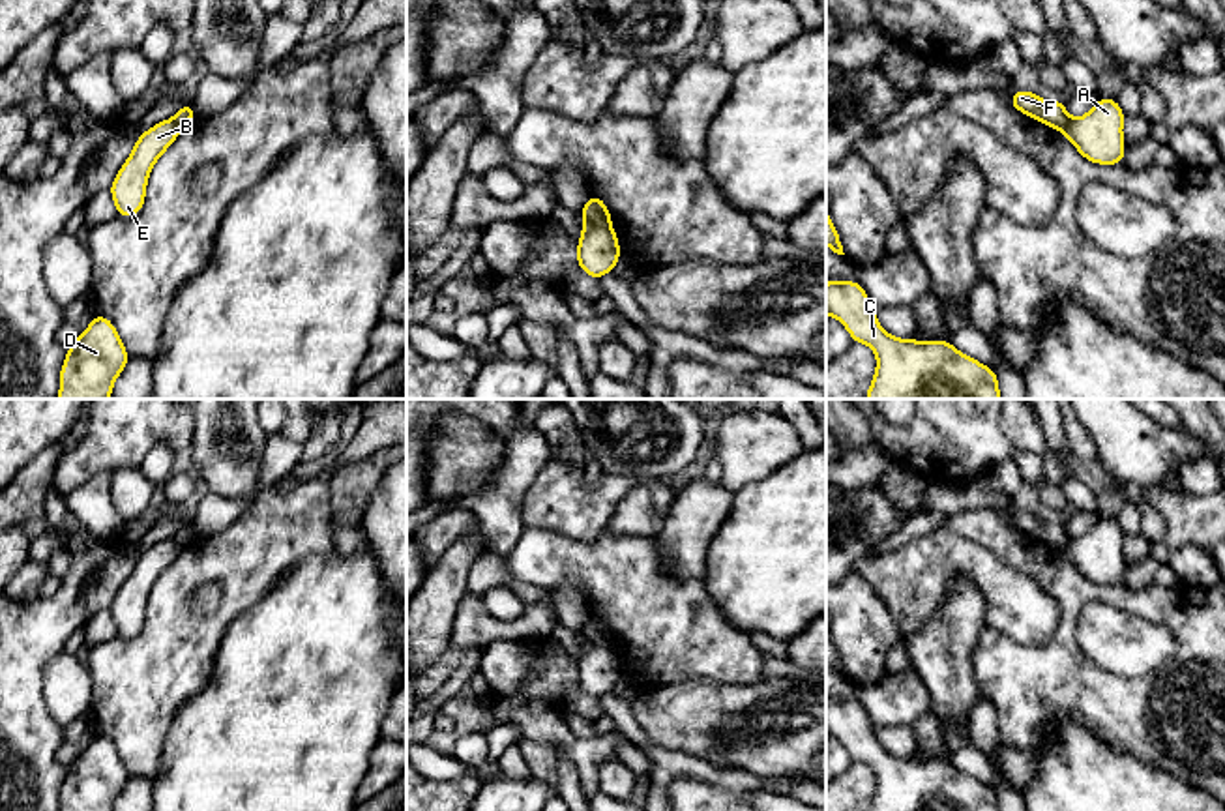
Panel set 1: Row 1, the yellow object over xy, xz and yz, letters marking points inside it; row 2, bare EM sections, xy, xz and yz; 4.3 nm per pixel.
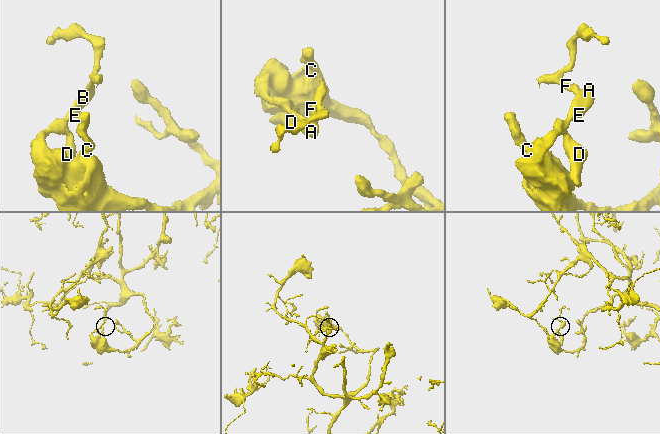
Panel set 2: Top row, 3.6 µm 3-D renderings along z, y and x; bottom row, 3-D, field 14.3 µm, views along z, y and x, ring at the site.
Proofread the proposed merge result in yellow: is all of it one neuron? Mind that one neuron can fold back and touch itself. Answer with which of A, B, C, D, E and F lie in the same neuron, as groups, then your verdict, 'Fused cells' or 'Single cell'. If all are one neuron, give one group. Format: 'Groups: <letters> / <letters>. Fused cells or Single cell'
Groups: A B C D E / F. Fused cells

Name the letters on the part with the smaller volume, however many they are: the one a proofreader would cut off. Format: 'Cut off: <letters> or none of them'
Cut off: F

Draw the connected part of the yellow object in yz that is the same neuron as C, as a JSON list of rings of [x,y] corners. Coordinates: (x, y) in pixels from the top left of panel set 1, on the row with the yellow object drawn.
[[[826,283],[826,315],[877,356],[865,399],[1002,399],[991,367],[948,341],[897,339],[878,324],[875,313],[860,283]]]

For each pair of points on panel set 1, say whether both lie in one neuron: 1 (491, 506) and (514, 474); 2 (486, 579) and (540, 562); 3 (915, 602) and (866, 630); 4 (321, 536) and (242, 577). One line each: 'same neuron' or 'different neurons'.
1: same neuron
2: different neurons
3: different neurons
4: same neuron

